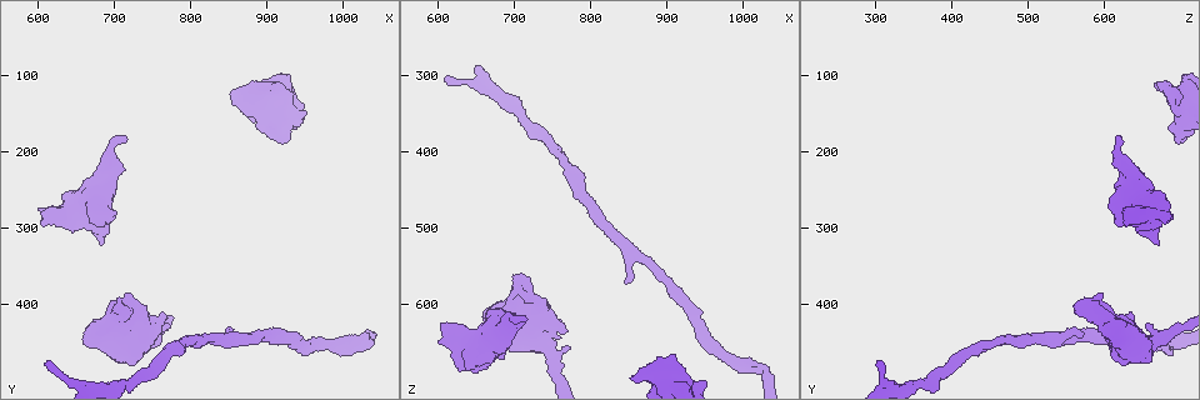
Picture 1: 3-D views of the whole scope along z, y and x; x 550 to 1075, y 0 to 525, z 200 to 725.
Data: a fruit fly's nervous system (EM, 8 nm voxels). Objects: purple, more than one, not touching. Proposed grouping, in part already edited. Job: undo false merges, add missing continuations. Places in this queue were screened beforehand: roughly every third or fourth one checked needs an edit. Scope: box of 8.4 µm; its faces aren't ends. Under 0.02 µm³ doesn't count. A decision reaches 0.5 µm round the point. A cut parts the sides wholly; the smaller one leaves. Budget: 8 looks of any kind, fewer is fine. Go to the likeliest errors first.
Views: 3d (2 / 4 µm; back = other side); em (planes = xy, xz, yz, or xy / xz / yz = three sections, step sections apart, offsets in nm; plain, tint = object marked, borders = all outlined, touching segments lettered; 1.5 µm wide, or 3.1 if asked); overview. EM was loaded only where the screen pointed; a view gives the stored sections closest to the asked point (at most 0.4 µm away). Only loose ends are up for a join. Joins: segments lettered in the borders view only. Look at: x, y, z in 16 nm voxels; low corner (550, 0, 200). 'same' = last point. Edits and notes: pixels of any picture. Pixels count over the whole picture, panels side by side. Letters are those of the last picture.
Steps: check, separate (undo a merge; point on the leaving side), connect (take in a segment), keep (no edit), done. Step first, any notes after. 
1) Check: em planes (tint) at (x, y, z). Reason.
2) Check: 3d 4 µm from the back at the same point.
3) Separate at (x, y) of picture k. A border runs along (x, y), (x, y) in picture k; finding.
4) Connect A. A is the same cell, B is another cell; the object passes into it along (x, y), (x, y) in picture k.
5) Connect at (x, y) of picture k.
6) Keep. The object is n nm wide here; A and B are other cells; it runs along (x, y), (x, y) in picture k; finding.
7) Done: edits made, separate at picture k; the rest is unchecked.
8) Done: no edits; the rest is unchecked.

Check: em yz step 8 (tint) at (695, 210, 620). Calibre changes.

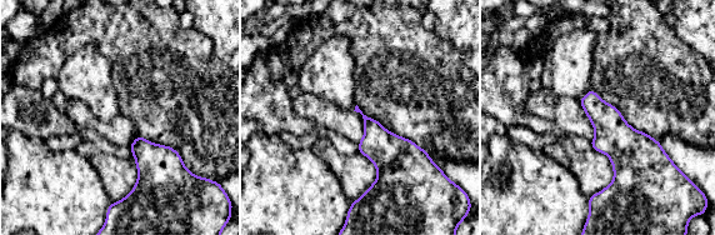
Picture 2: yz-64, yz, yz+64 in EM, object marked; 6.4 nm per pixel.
Check: em xz step 8 (borders) at the same point. Cut it another way.

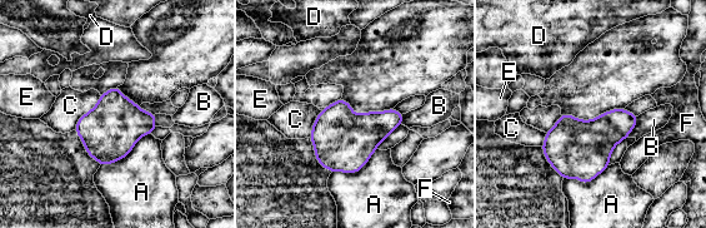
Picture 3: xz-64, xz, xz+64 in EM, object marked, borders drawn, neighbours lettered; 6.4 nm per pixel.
Keep. A, B, C, D, E and F are other cells; a border runs along (101, 95), (78, 120), (74, 129) in picture 3; continuous, no second neuron.

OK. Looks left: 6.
Check: em planes (borders) at (610, 475, 300). Thin end.

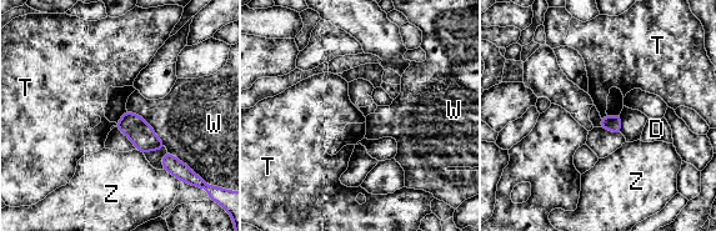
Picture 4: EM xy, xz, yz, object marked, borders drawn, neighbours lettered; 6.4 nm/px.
Keep. D, T, W and Z are other cells; a border runs along (606, 115), (601, 119) in picture 4; no lettered segment goes on from it.

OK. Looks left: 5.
Check: 3d 2 µm from the back at (605, 290, 625). Stops while still wide.

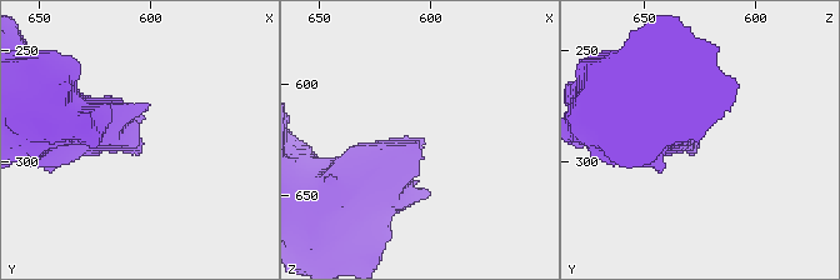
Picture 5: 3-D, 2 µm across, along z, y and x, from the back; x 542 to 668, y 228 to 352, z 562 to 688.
Check: em planes (borders) at (605, 292, 624).

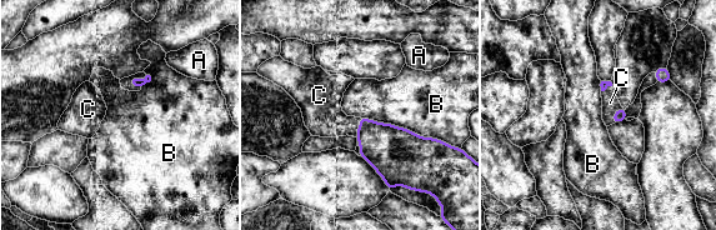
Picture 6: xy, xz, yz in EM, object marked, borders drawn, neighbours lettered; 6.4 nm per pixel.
Connect C. C is the same cell, A and B are other cells; it goes on there.

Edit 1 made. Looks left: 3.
Done: edits made, connect at picture 6; the rest is unchecked.

